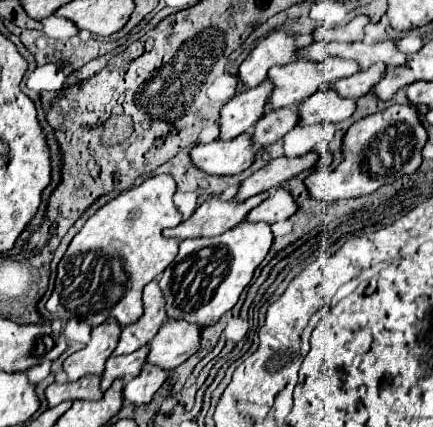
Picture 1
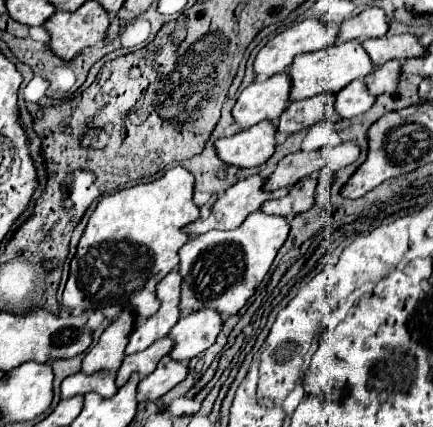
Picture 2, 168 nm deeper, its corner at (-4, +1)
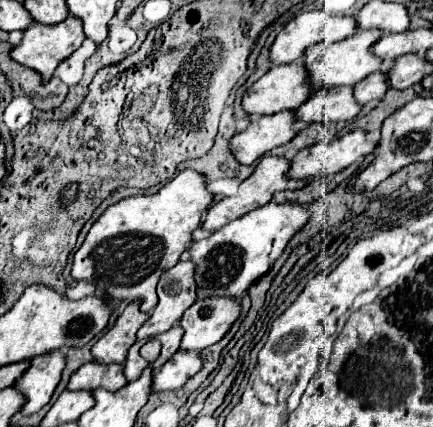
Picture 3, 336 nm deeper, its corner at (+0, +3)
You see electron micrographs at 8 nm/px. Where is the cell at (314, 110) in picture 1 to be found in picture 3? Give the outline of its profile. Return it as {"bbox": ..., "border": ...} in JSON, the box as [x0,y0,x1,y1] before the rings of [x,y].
{"bbox":[354,72,388,106],"border":[[[374,72],[370,76],[366,76],[364,80],[360,80],[356,86],[354,86],[354,96],[356,96],[356,102],[360,106],[368,104],[370,100],[378,100],[384,96],[384,92],[388,90],[388,86],[384,84],[384,74],[382,72]]]}

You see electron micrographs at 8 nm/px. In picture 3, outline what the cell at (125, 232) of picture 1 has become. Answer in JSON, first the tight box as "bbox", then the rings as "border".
{"bbox":[70,170,212,312],"border":[[[194,170],[178,172],[156,194],[138,194],[138,196],[122,198],[120,202],[108,206],[100,214],[100,218],[92,224],[84,244],[74,252],[74,262],[70,272],[72,280],[92,282],[96,286],[96,294],[108,296],[110,300],[120,300],[120,302],[140,300],[142,312],[150,312],[158,302],[156,284],[162,272],[172,268],[178,262],[180,254],[188,248],[194,228],[202,224],[202,216],[210,204],[212,204],[212,194],[208,194],[206,190],[204,176],[200,176]]]}

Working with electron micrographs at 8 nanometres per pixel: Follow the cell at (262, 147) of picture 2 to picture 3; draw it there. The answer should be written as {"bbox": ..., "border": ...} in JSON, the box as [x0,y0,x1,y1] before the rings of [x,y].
{"bbox":[230,112,294,164],"border":[[[280,112],[272,116],[252,118],[244,132],[230,138],[230,152],[240,164],[254,164],[262,154],[286,144],[294,138],[294,112]]]}

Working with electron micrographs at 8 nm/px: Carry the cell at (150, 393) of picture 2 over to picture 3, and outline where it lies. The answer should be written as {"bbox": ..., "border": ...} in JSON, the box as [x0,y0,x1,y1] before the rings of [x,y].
{"bbox":[152,350,202,392],"border":[[[178,350],[172,360],[168,360],[158,372],[152,376],[152,390],[162,392],[162,390],[176,390],[184,386],[188,378],[192,378],[198,370],[202,368],[202,360],[196,352],[186,352]]]}

